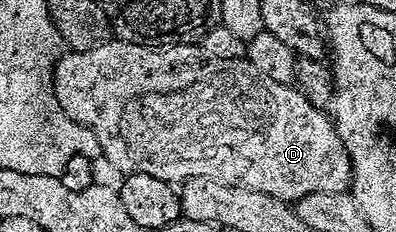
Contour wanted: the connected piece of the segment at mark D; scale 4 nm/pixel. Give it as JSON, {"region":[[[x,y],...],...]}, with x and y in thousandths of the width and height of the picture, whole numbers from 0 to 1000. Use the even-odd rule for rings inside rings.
{"region":[[[273,168],[255,194],[235,198],[207,228],[167,224],[146,246],[129,319],[134,405],[144,418],[149,461],[207,560],[227,556],[255,659],[306,741],[306,754],[359,746],[391,754],[391,772],[412,772],[429,789],[465,789],[485,763],[533,772],[553,789],[573,789],[593,806],[614,806],[624,823],[654,823],[664,841],[684,841],[722,875],[745,875],[765,858],[765,841],[795,841],[801,823],[869,832],[884,810],[891,776],[886,685],[876,668],[876,634],[866,634],[866,599],[856,599],[851,552],[841,543],[833,491],[821,470],[798,470],[768,418],[758,384],[740,366],[694,358],[694,341],[674,341],[654,323],[629,284],[626,263],[586,263],[583,254],[523,254],[510,246],[495,190],[422,194],[404,211],[384,211],[369,194],[333,194],[318,177]]]}

